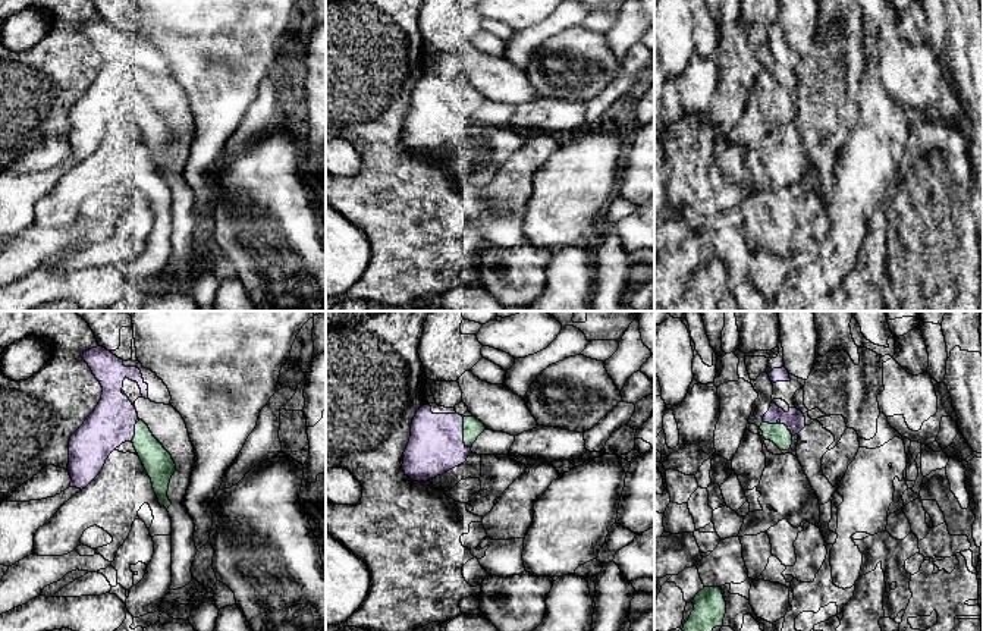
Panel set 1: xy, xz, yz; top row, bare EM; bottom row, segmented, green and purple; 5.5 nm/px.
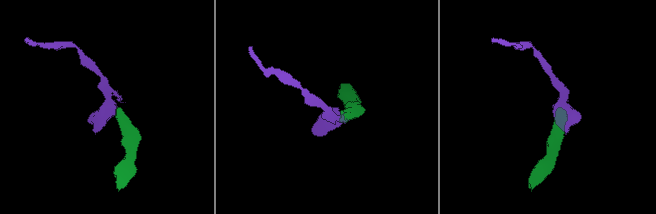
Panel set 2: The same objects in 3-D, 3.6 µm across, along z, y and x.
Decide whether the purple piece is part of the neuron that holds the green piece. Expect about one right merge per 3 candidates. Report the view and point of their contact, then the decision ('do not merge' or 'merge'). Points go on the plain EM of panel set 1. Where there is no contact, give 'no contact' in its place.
contact xz (464, 104); merge

